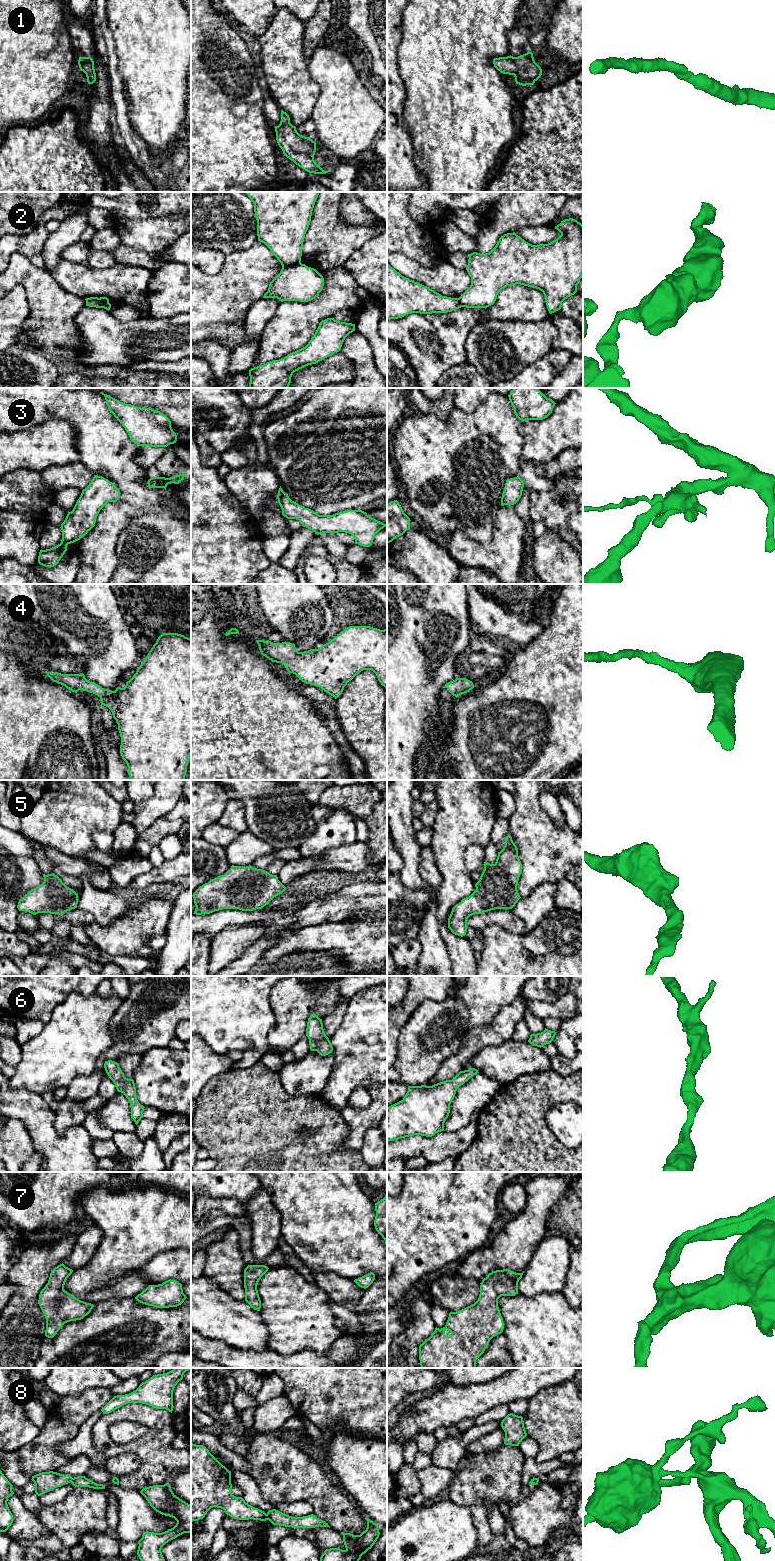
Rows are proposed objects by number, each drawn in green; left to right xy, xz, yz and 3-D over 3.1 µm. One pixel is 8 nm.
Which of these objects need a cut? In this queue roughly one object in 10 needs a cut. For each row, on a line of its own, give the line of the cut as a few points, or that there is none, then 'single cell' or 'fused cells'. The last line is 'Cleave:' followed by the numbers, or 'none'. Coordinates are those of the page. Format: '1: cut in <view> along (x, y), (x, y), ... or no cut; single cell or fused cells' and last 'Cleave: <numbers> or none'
1: no cut; single cell
2: cut in xz along (300, 262), (294, 265), (282, 266); fused cells
3: no cut; single cell
4: no cut; single cell
5: no cut; single cell
6: no cut; single cell
7: no cut; single cell
8: cut in xz along (266, 1514), (267, 1519); fused cells
Cleave: 2, 8

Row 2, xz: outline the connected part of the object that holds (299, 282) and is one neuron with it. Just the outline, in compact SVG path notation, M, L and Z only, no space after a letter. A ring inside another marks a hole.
M305 264L282 266L280 273L270 282L263 298L283 301L308 302L315 299L324 286L323 276Z

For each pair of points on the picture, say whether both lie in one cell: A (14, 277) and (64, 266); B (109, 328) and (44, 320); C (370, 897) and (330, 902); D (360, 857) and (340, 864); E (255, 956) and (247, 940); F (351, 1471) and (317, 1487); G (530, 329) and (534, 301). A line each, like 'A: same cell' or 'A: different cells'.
A: different cells
B: different cells
C: same cell
D: same cell
E: different cells
F: different cells
G: different cells

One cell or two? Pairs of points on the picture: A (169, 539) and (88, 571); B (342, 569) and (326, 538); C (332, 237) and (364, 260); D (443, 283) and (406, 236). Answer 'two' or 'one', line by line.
A: two
B: two
C: two
D: two

